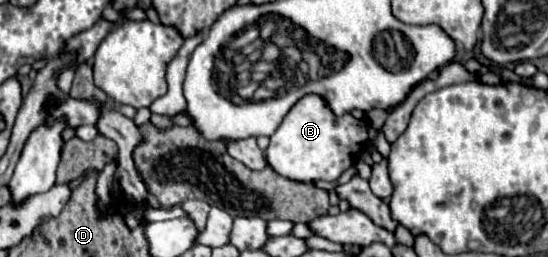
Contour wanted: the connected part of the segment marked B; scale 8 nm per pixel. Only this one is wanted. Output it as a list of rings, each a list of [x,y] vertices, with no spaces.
[[[307,94],[289,110],[277,132],[271,136],[265,158],[269,166],[283,178],[297,182],[337,182],[339,176],[361,156],[367,140],[365,120],[357,120],[351,114],[335,116],[321,96]]]

